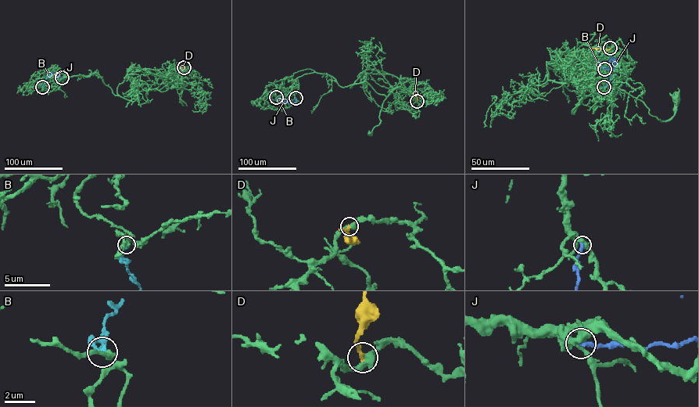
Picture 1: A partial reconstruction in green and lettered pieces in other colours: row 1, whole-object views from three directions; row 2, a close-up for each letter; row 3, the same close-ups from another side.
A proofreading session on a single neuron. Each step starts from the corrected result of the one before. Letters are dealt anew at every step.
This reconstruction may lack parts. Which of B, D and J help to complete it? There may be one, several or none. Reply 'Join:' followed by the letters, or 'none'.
Join: B

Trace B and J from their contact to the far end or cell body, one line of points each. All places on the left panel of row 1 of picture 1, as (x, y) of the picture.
B: (42, 87), (45, 77), (51, 76)
J: (62, 77), (50, 73)

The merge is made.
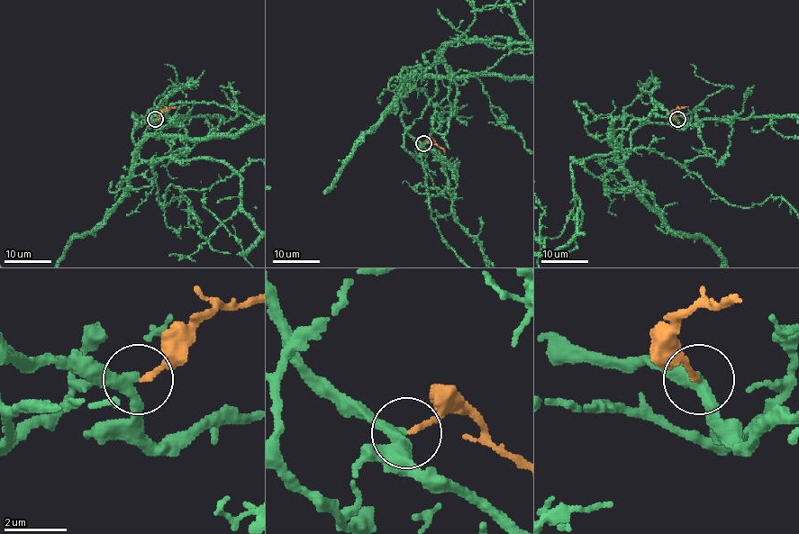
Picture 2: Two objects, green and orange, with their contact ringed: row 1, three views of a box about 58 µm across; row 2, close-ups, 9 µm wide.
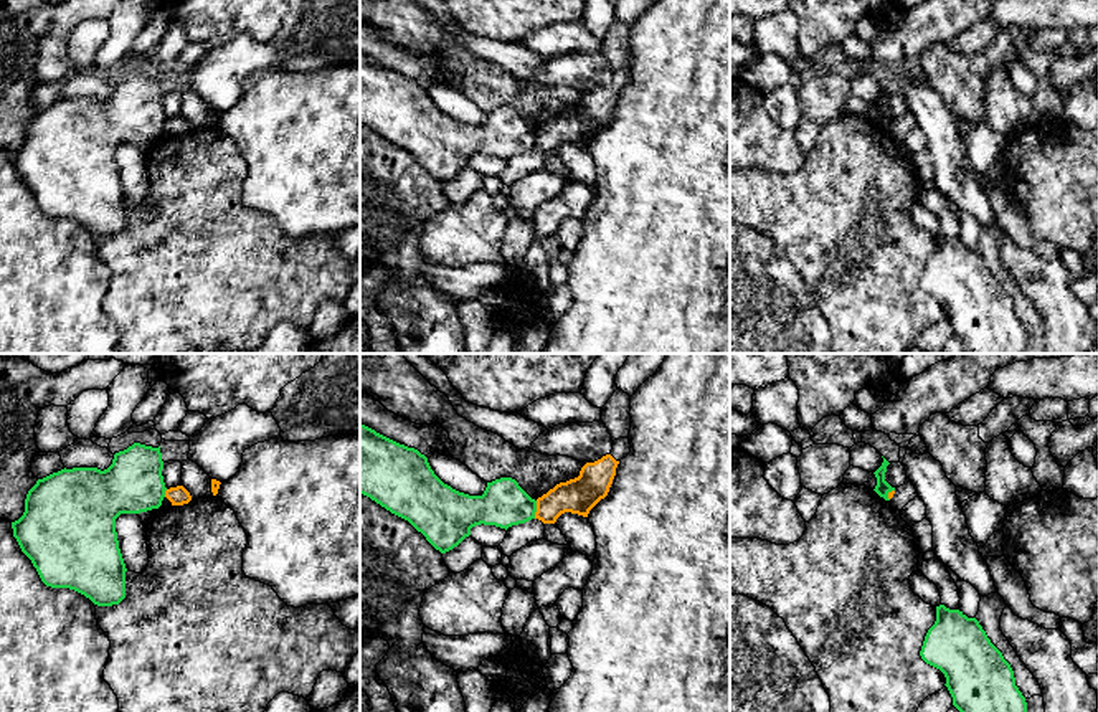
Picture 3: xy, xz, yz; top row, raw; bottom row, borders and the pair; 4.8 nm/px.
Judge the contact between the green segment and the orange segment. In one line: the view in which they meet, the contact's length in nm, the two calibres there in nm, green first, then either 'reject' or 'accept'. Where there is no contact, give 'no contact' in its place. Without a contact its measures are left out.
meets green in xz; contact 90 nm long; 220 nm thick on the green side, 180 nm on the other; reject

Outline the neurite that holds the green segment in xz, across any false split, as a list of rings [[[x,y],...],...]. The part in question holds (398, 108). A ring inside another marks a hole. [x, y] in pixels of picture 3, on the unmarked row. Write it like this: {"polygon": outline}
{"polygon": [[[360,55],[360,124],[408,150],[441,183],[476,155],[509,159],[535,149],[537,131],[515,109],[487,112],[482,126],[444,114],[428,88]]]}

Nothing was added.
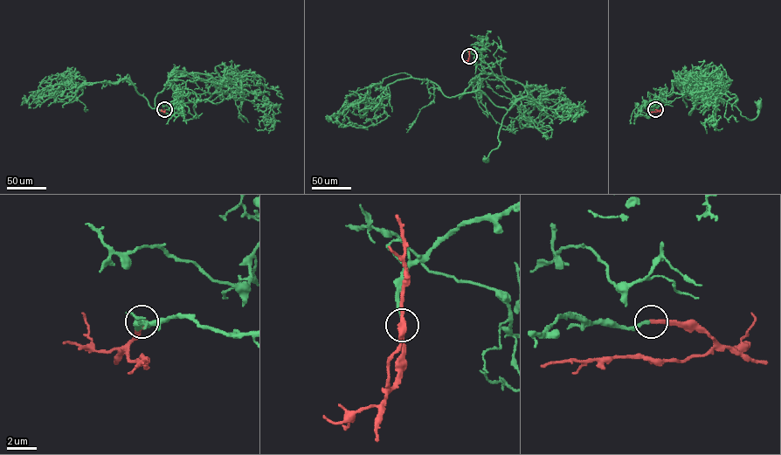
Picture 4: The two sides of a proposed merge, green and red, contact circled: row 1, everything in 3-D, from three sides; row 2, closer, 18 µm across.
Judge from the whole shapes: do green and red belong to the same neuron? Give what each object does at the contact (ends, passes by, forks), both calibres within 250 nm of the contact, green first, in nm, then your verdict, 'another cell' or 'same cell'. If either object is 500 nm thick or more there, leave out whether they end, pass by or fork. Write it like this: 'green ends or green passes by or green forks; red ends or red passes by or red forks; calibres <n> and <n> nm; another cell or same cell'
green ends; red ends; calibres 220 and 240 nm; same cell

